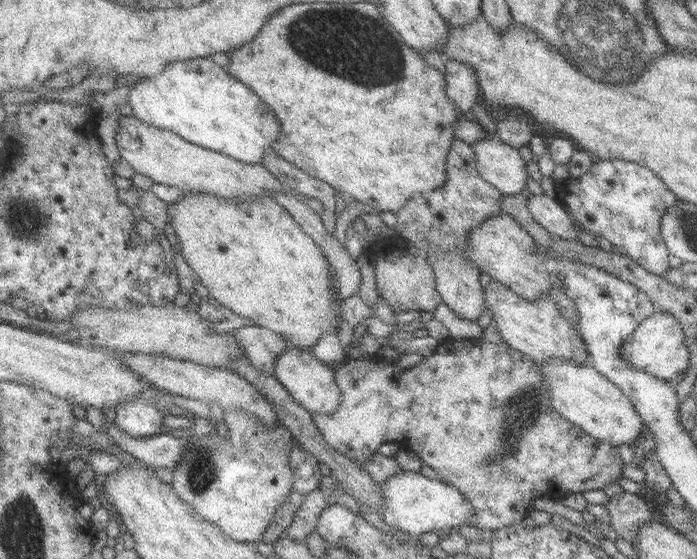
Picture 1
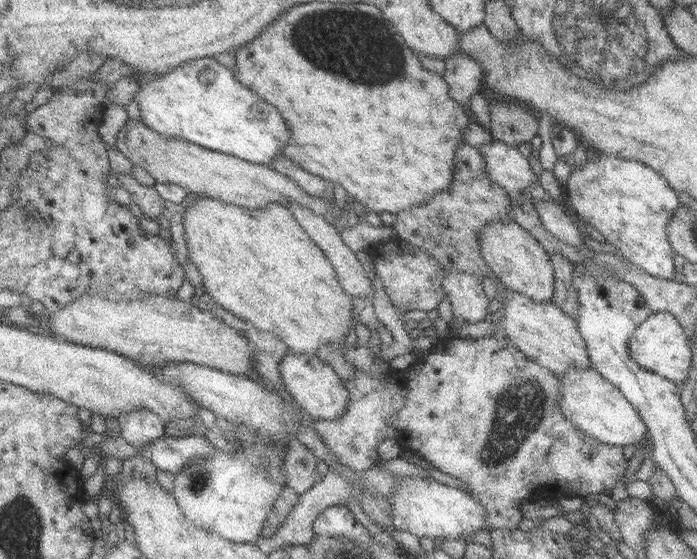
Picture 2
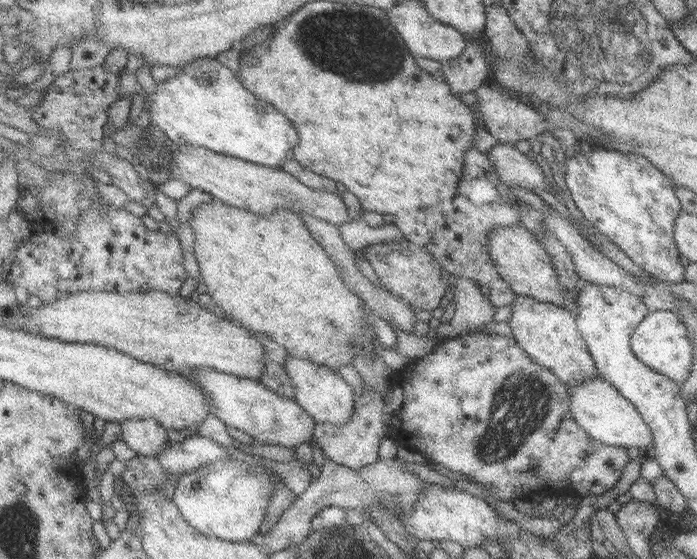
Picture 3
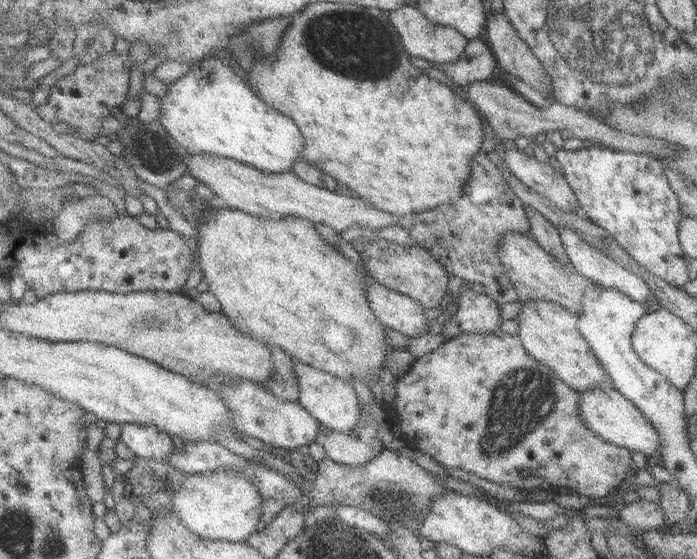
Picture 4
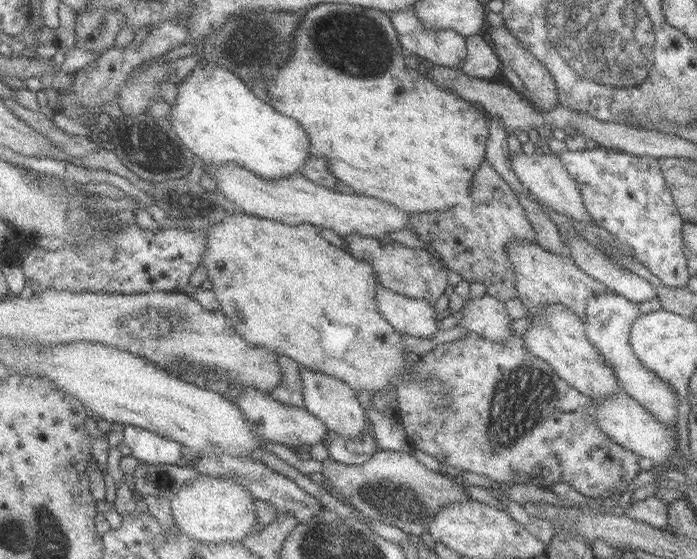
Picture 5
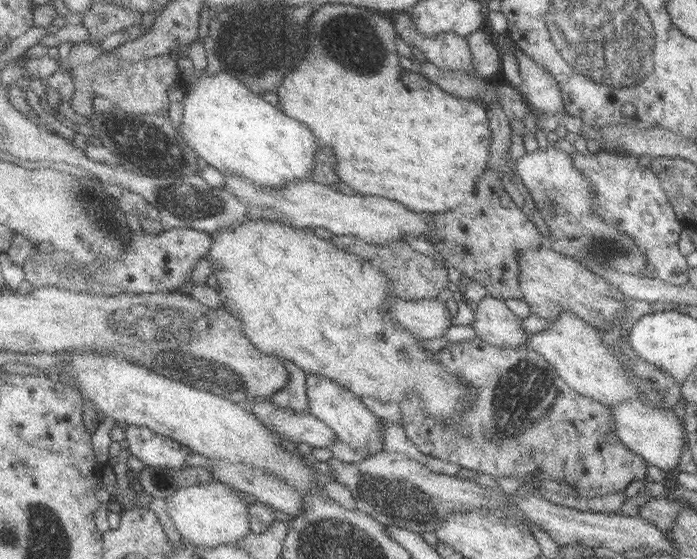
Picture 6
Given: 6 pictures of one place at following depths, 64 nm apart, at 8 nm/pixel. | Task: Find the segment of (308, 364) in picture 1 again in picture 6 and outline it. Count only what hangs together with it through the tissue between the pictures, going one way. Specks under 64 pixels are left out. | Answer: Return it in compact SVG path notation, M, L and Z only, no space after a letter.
M308 373L308 388L310 411L327 422L340 439L360 451L362 449L370 451L371 456L386 451L385 421L370 410L370 405L365 404L362 397L337 380L318 373Z

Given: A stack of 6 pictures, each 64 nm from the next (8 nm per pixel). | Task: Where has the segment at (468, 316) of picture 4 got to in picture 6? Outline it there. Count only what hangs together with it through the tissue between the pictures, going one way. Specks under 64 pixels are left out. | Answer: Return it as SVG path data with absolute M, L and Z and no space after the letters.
M489 294L477 304L470 304L475 311L472 326L478 336L496 346L518 348L526 346L530 333L522 329L522 320L508 309L505 300Z

